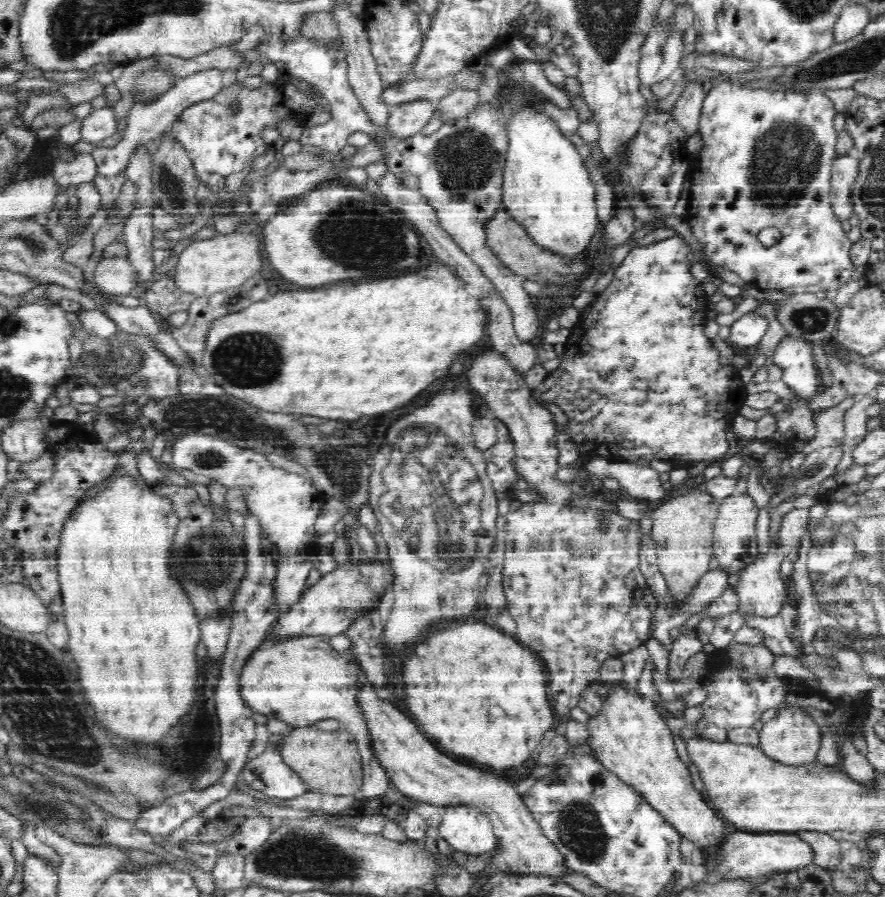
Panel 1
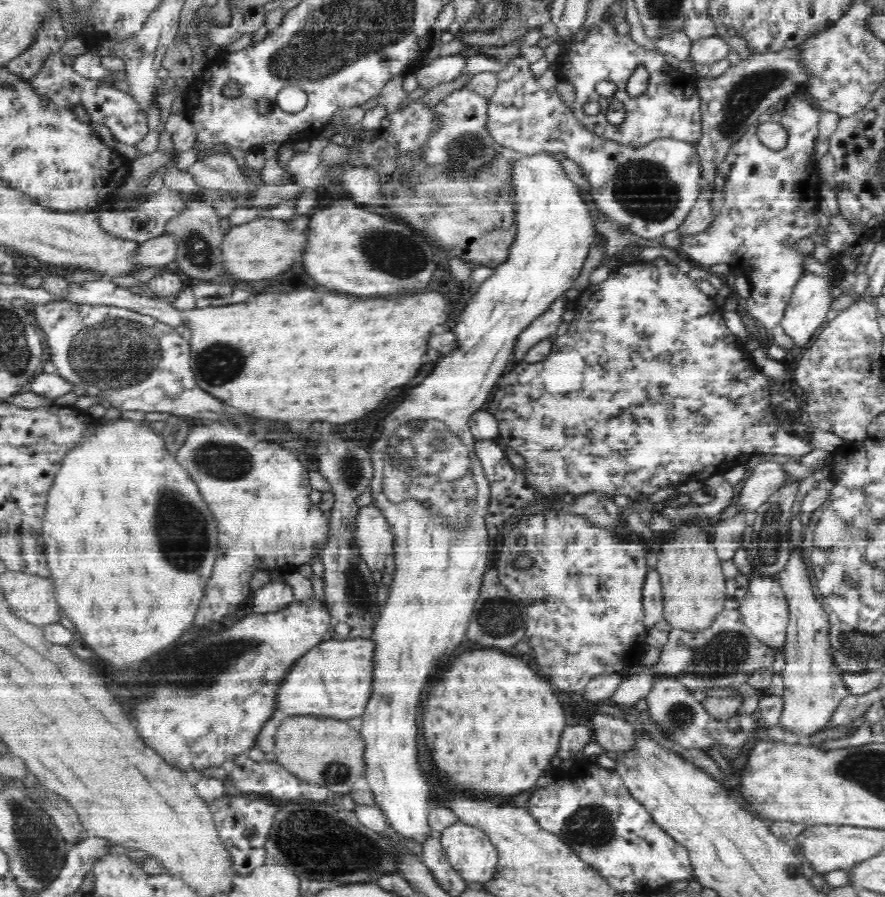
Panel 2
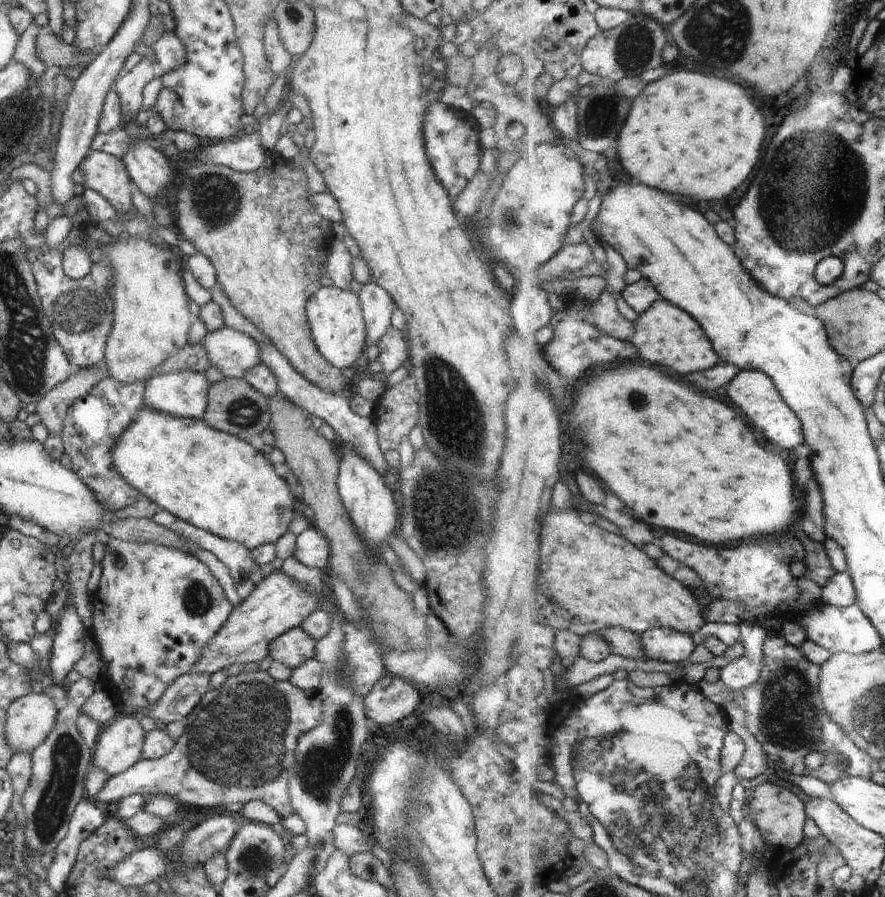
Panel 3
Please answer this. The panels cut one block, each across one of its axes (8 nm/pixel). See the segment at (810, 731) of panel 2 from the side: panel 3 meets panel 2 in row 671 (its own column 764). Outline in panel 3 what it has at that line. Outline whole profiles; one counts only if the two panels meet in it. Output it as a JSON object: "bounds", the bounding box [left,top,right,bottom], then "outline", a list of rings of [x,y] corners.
{"bounds":[750,781,809,851],"outline":[[[768,781],[756,787],[750,795],[750,812],[756,820],[756,824],[761,828],[765,840],[774,846],[774,851],[777,847],[796,850],[804,844],[806,840],[804,830],[806,830],[806,824],[808,824],[809,813],[806,803],[797,793],[792,792],[786,786]]]}

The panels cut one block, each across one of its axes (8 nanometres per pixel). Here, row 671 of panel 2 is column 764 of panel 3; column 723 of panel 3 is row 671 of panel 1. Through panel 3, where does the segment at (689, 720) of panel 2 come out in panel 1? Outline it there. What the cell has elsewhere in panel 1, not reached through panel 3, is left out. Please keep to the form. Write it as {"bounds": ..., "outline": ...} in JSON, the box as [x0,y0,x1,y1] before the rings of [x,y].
{"bounds":[668,633,705,680],"outline":[[[680,633],[680,636],[676,635],[676,639],[673,642],[670,650],[670,663],[668,675],[671,678],[680,680],[682,676],[682,670],[684,663],[694,654],[703,652],[705,638],[696,633]]]}

